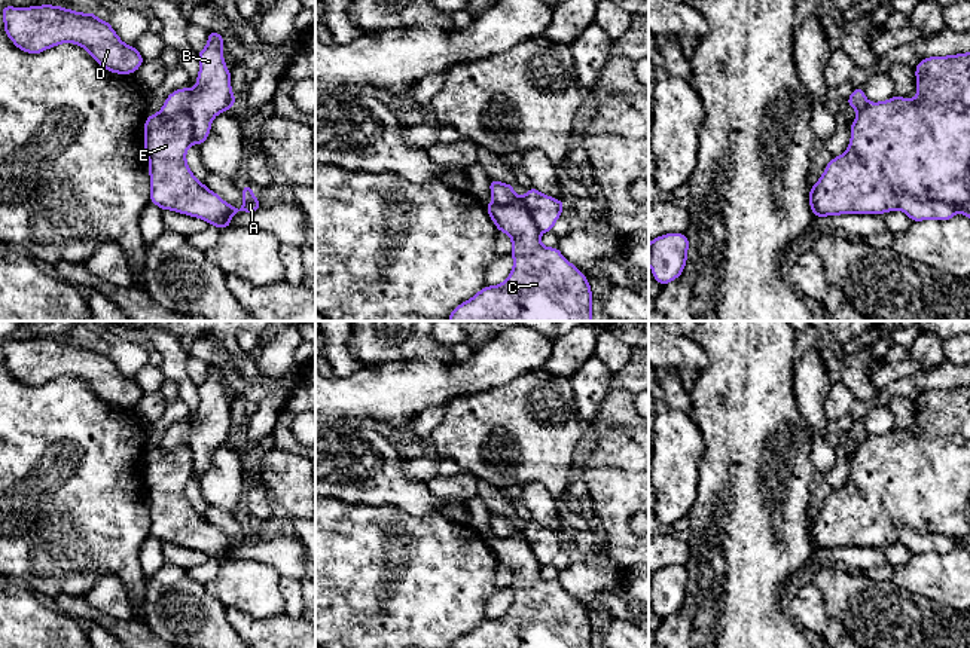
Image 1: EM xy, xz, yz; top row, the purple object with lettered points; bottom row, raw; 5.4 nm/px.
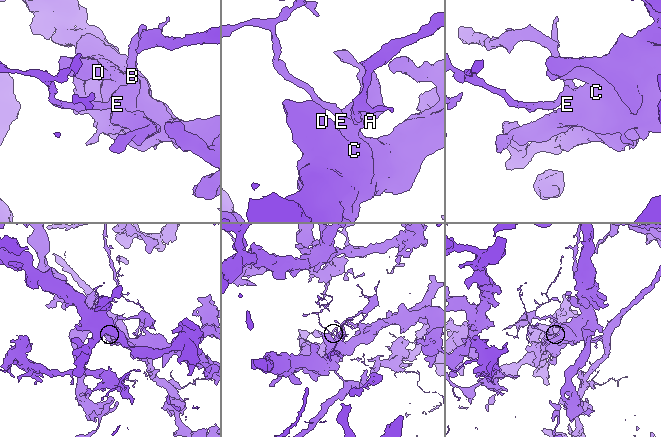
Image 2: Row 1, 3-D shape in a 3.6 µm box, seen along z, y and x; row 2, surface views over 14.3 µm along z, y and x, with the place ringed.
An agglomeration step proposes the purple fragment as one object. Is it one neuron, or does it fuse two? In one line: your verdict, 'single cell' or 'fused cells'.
fused cells

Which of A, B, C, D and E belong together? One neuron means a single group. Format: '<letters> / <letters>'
A C D E / B

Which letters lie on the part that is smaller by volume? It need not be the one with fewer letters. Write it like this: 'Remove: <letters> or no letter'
Remove: B

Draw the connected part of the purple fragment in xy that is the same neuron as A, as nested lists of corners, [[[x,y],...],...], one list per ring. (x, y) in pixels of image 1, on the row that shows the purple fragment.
[[[187,111],[171,117],[159,113],[146,117],[144,153],[149,158],[150,202],[161,210],[177,211],[226,229],[237,213],[254,213],[262,208],[253,187],[241,186],[244,204],[240,210],[199,183],[186,162],[193,143],[193,119]]]

